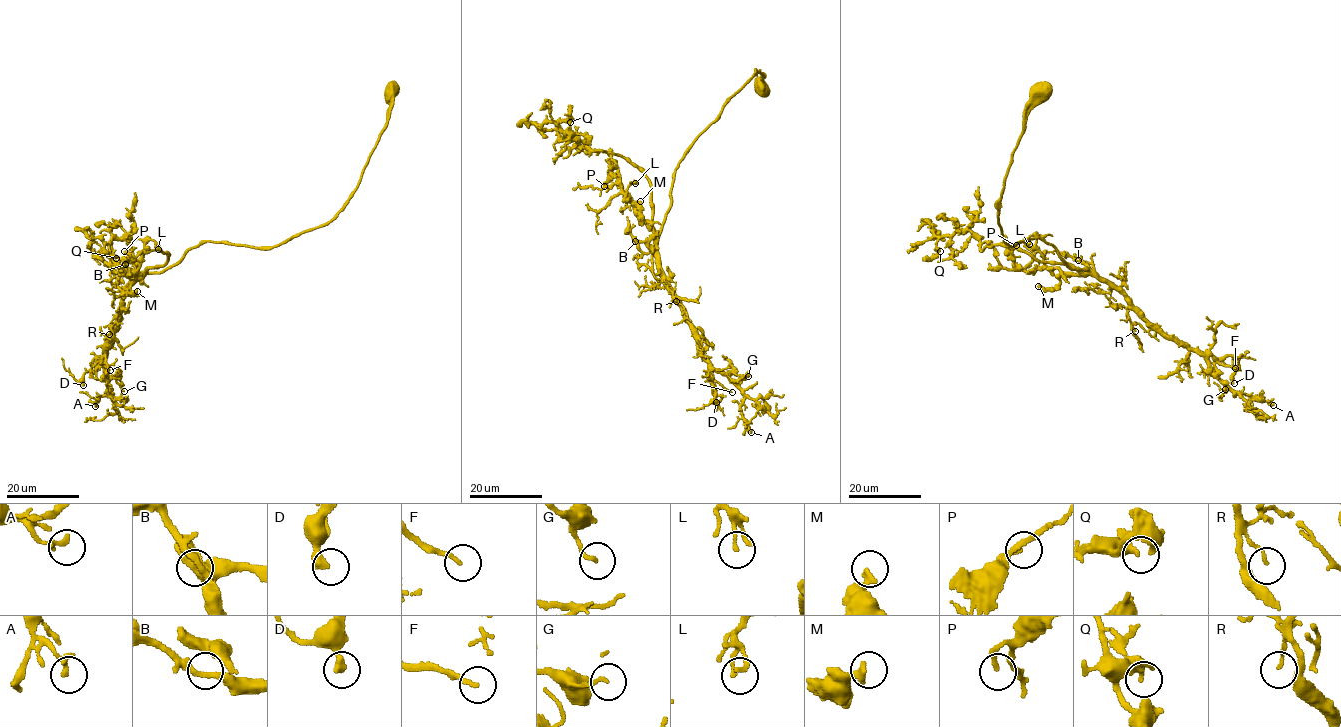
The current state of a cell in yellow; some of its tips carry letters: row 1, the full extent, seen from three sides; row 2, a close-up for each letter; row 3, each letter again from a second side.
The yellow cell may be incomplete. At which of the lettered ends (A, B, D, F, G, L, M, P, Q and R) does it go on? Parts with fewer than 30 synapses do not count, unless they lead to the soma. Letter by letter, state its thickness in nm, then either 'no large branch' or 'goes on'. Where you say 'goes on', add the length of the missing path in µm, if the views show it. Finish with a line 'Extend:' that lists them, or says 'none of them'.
A: 260 nm | no large branch
B: 200 nm | no large branch
D: 340 nm | no large branch
F: 160 nm | no large branch
G: 150 nm | no large branch
L: 140 nm | no large branch
M: 300 nm | no large branch
P: 200 nm | no large branch
Q: 280 nm | no large branch
R: 110 nm | no large branch
Extend: none of them

